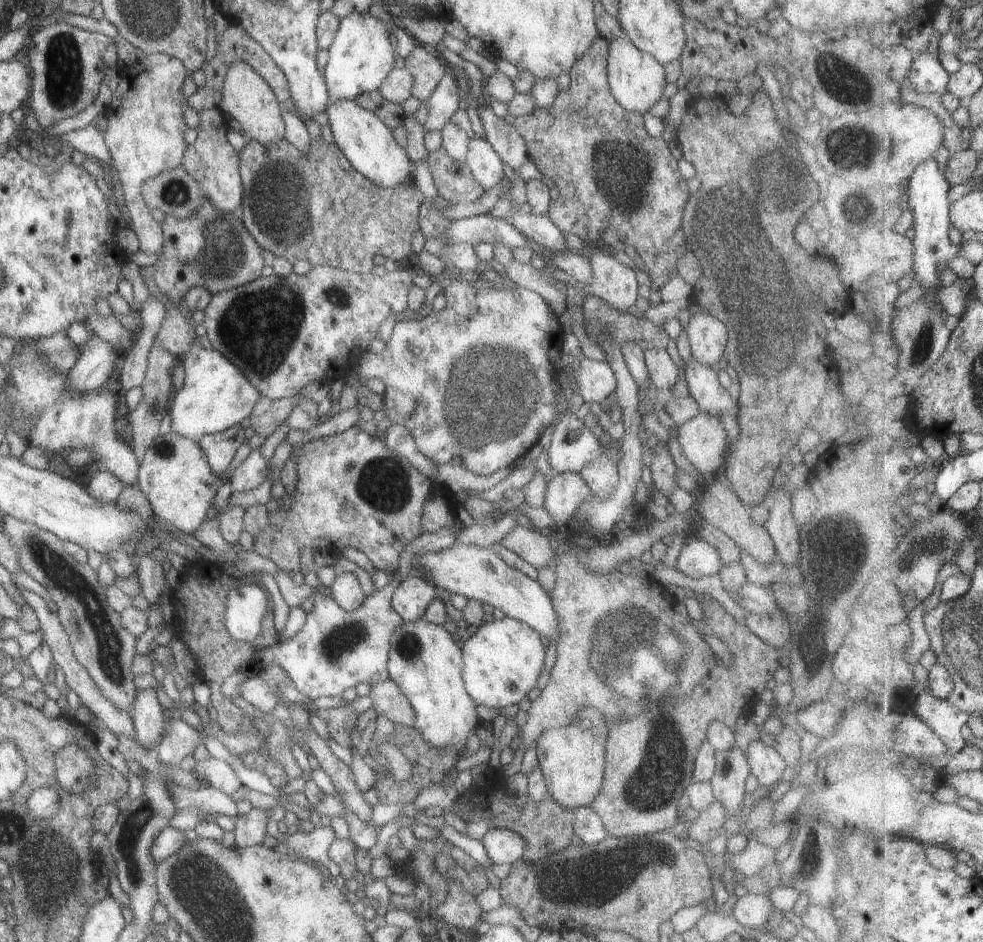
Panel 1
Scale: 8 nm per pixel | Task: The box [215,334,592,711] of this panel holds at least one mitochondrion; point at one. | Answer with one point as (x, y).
(503, 394)

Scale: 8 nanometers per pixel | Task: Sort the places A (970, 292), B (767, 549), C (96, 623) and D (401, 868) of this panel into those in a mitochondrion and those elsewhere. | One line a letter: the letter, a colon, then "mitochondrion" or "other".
A: other
B: other
C: mitochondrion
D: other

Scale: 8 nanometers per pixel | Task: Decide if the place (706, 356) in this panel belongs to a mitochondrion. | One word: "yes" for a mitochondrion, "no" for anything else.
no

